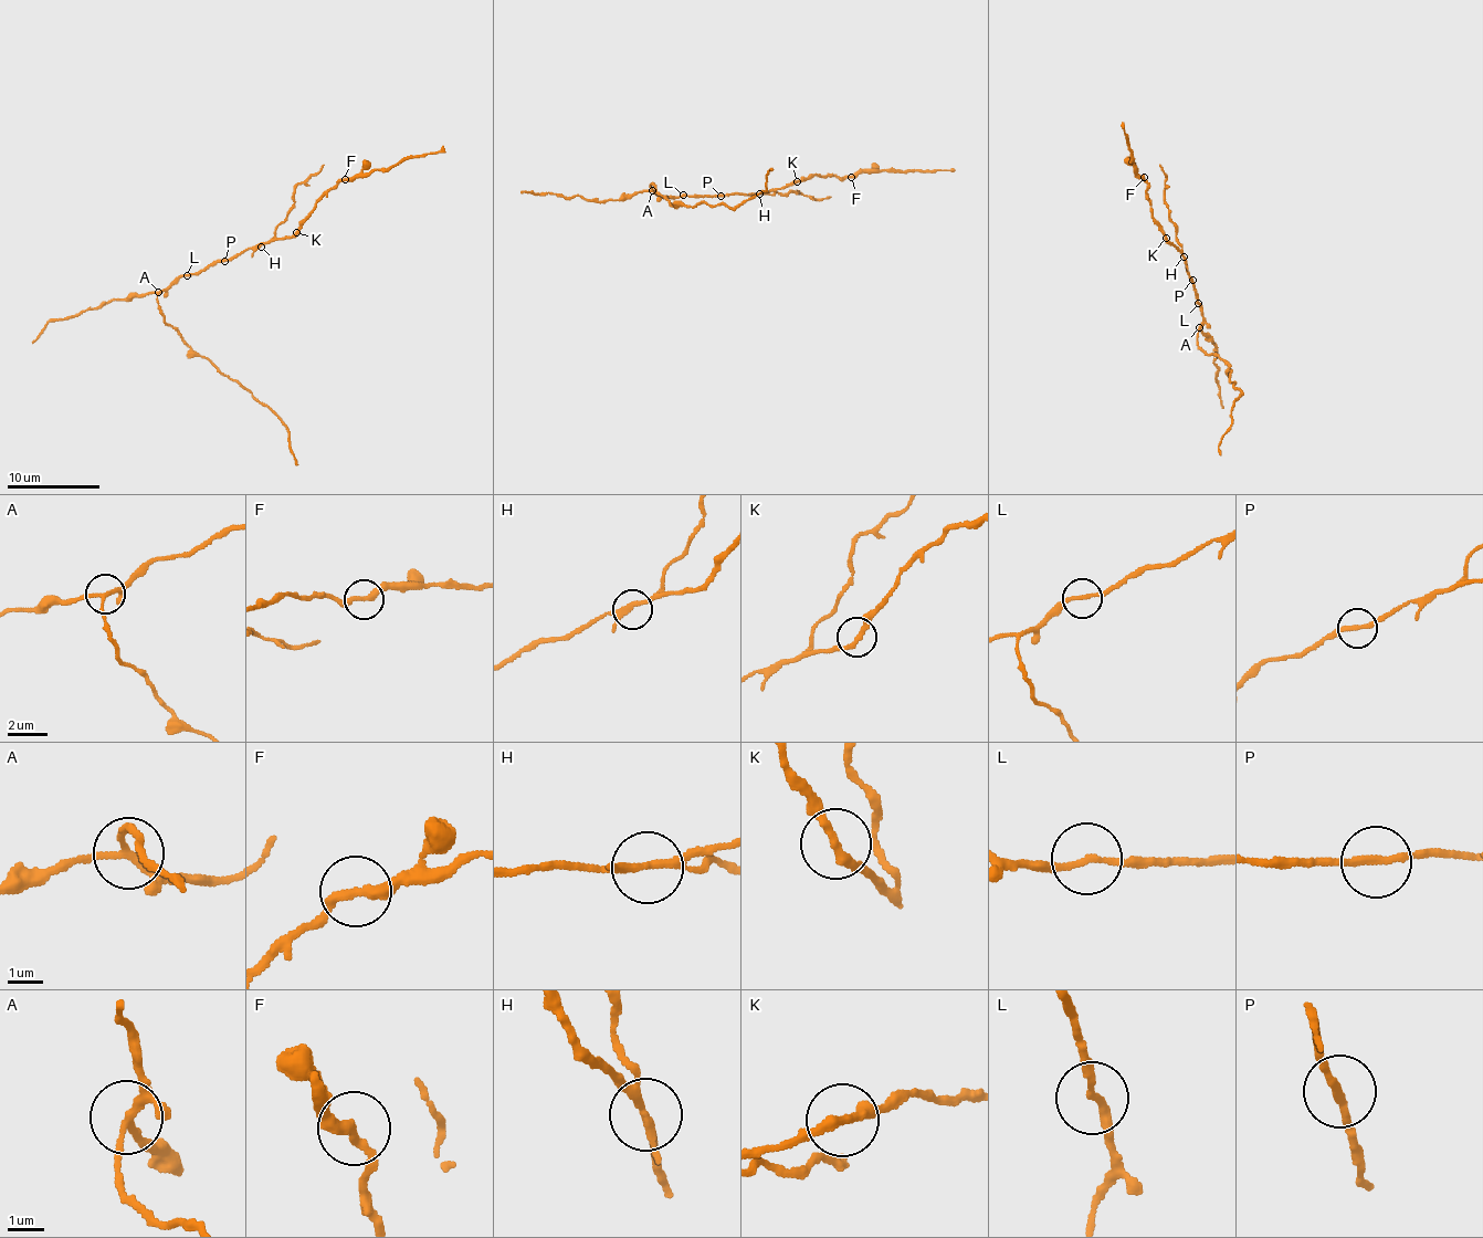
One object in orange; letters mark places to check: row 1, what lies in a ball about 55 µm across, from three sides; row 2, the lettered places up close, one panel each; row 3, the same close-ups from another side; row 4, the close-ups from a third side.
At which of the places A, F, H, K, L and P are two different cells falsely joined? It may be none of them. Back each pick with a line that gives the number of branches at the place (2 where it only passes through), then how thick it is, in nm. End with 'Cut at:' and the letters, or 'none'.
H: branches 3; calibre 200 nm
Cut at: H

